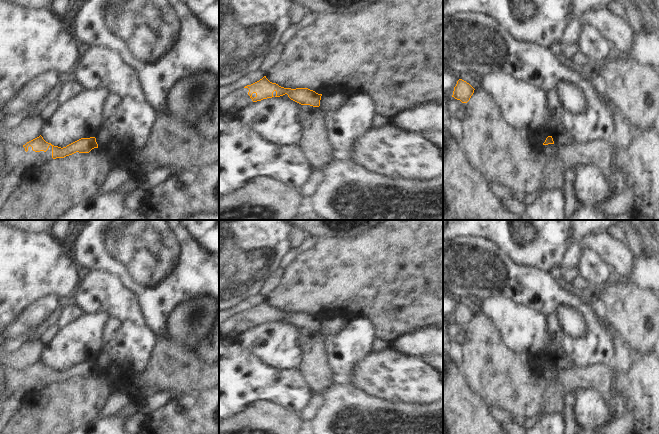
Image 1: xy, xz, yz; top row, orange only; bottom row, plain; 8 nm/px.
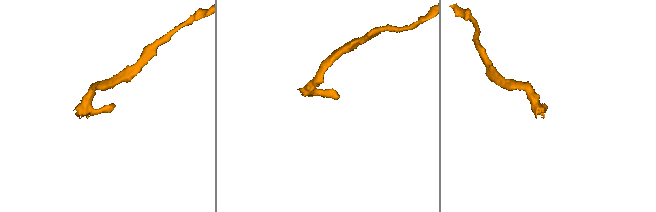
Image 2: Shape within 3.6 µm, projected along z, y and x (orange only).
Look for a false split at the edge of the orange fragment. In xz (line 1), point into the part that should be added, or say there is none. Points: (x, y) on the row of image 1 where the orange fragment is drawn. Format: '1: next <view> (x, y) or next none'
1: next none

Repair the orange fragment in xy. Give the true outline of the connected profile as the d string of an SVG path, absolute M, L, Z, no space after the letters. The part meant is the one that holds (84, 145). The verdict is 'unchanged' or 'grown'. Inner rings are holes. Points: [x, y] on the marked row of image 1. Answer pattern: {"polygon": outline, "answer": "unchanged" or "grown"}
{"polygon": "M40 135L39 137L27 142L23 147L25 151L28 151L28 147L31 146L32 150L35 152L44 151L46 152L49 146L52 146L52 158L64 158L66 156L72 155L76 152L79 153L89 153L92 149L98 148L98 144L96 142L95 137L90 138L81 138L66 147L58 147L54 146L51 143L46 142L43 137Z", "answer": "unchanged"}

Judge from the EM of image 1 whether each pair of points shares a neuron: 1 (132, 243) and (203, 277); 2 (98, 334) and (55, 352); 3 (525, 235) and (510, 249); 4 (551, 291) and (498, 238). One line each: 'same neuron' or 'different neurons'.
1: same neuron
2: same neuron
3: same neuron
4: different neurons

